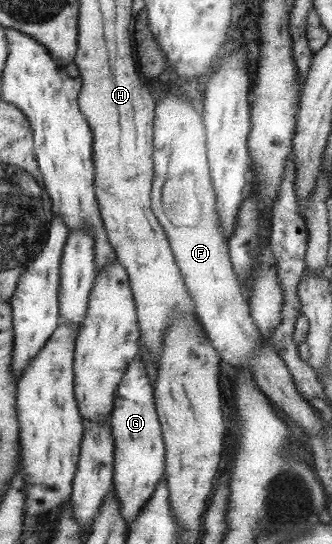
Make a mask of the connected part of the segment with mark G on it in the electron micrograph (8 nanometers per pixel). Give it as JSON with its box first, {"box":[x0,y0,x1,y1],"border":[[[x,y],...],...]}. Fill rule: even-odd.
{"box":[110,355,165,528],"border":[[[138,355],[127,367],[119,383],[114,409],[110,416],[110,429],[114,444],[114,495],[121,505],[121,517],[125,519],[127,528],[137,519],[143,506],[149,503],[156,486],[164,478],[165,447],[153,390],[145,372],[145,364]]]}

